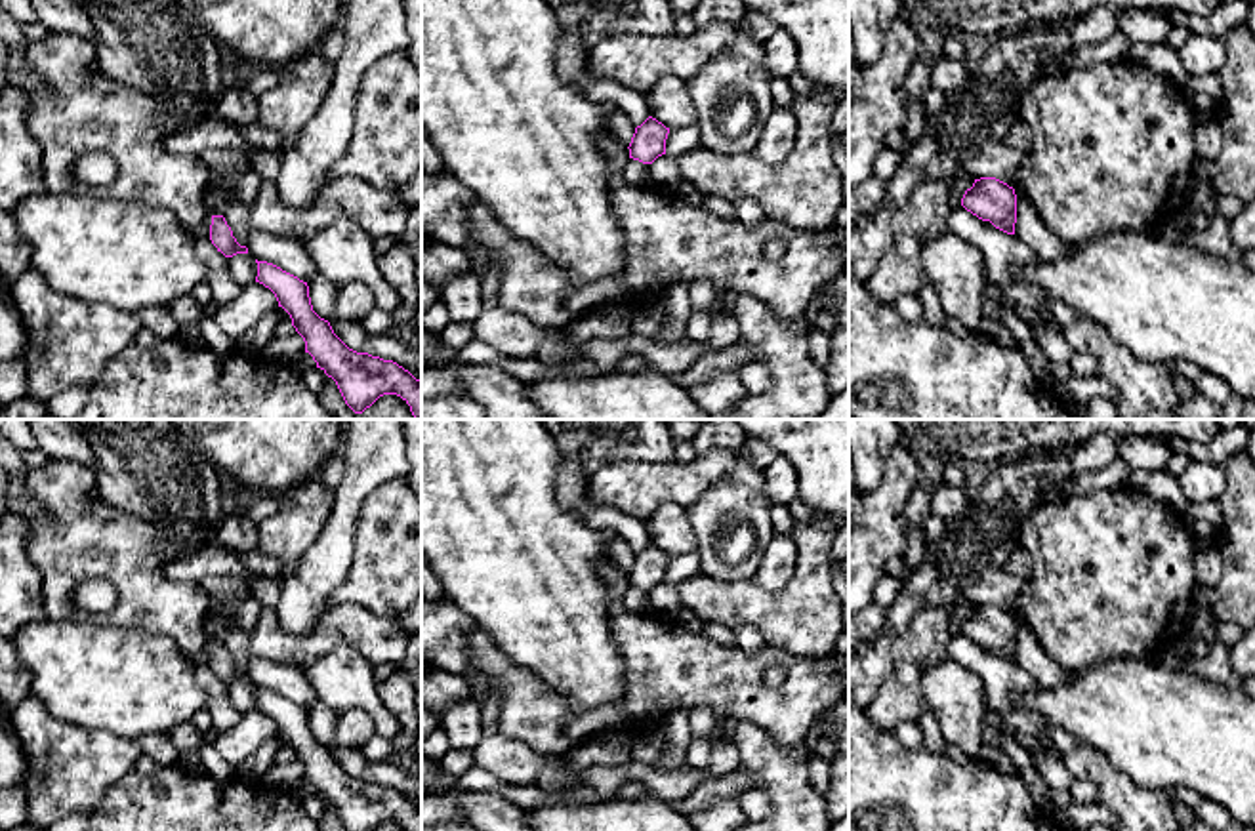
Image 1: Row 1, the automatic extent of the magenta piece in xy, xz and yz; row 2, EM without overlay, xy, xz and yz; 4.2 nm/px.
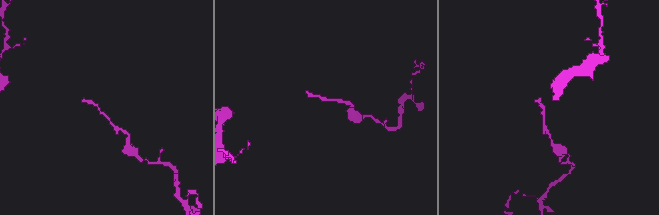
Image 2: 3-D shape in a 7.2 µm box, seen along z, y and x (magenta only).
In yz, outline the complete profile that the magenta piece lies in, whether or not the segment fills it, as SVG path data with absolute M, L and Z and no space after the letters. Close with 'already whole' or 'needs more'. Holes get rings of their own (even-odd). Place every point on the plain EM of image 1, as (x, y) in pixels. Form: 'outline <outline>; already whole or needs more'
outline M996 604L975 606L965 618L961 633L996 656L1015 661L1017 621L1015 616Z; already whole

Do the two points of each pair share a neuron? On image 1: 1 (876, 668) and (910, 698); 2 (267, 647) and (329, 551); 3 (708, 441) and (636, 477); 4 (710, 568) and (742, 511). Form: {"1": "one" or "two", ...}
{"1": "two", "2": "two", "3": "two", "4": "one"}

